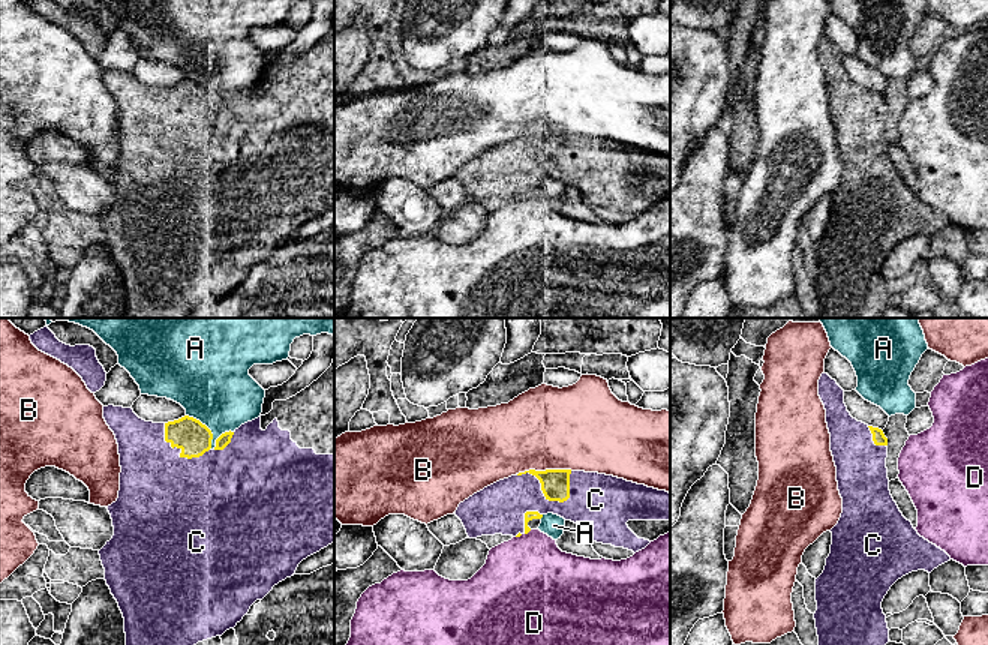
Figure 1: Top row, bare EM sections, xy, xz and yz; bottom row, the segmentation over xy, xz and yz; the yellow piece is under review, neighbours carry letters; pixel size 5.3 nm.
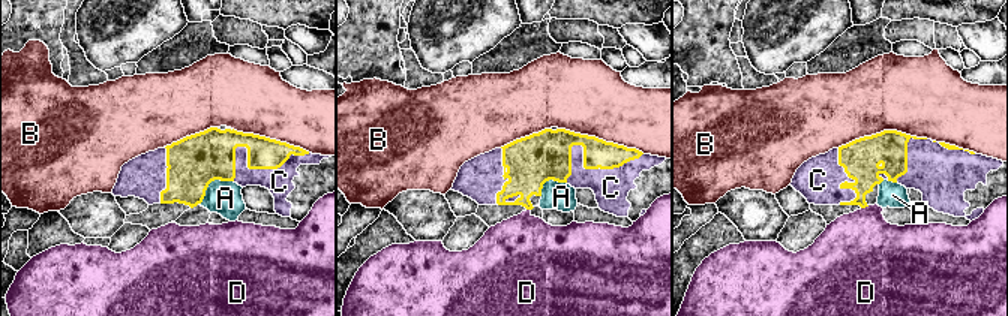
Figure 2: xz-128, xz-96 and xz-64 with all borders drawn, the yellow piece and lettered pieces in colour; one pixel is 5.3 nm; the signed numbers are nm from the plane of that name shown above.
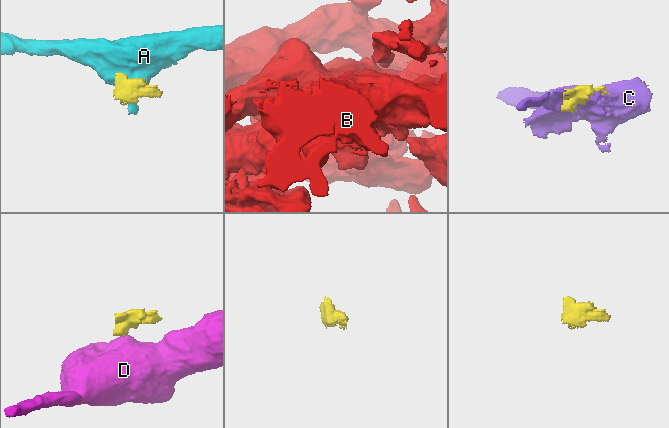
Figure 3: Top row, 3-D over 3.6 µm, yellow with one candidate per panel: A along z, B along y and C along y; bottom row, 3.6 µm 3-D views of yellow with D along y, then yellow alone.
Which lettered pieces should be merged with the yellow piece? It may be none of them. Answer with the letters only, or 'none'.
C

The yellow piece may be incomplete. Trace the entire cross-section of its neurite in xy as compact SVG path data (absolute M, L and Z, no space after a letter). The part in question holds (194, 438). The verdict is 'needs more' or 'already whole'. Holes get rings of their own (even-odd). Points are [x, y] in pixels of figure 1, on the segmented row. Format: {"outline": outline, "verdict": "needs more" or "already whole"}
{"outline": "M334 363L309 387L297 393L295 396L286 400L274 400L273 410L265 414L259 416L258 418L241 424L234 432L225 432L216 440L216 447L211 447L213 434L211 430L202 424L199 420L184 416L178 420L168 422L168 423L153 423L139 418L132 408L114 406L108 405L103 406L103 418L109 429L114 432L117 444L118 444L118 454L120 454L120 490L118 498L115 502L108 506L108 512L112 519L114 536L106 544L99 550L102 566L105 568L105 580L111 590L111 594L118 603L118 608L124 618L124 633L126 633L126 645L196 645L198 642L222 636L226 630L234 628L243 616L249 612L250 606L256 600L262 600L274 585L285 580L286 578L294 576L298 564L306 560L307 556L319 552L321 549L327 548L334 542Z", "verdict": "needs more"}

